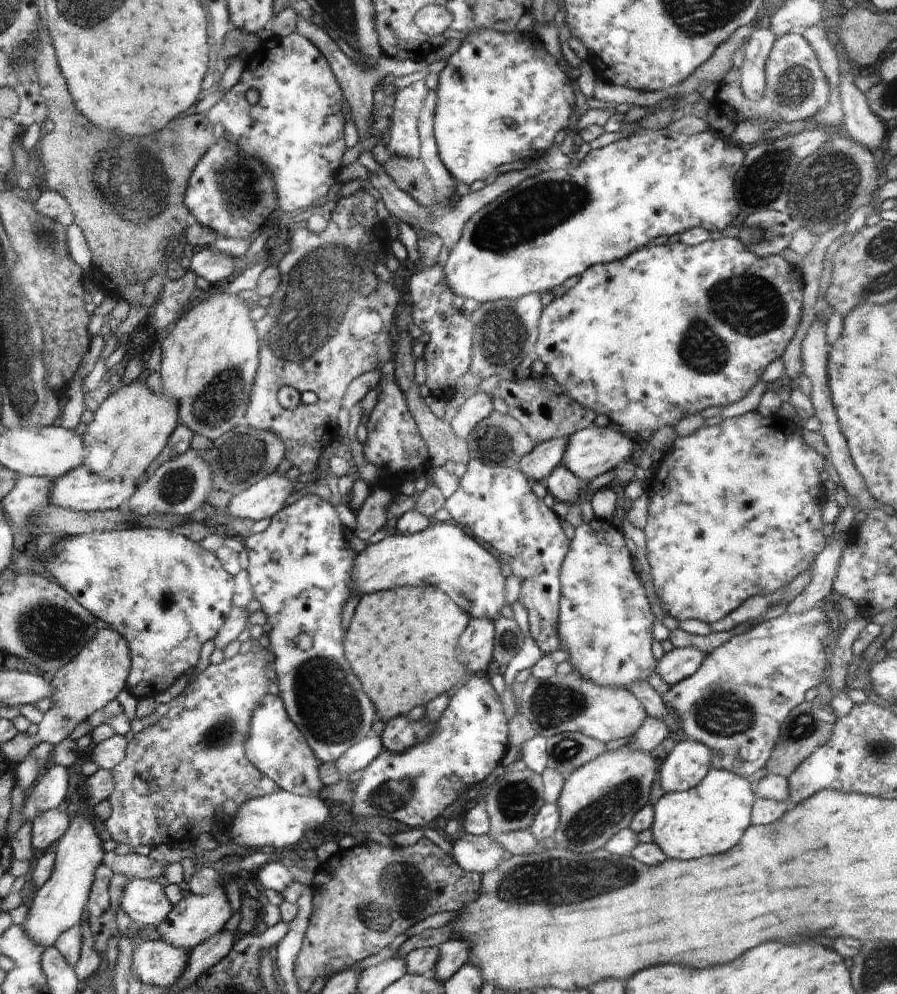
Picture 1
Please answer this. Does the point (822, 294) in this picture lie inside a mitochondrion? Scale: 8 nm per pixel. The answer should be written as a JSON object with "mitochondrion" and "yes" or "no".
{"mitochondrion":"no"}

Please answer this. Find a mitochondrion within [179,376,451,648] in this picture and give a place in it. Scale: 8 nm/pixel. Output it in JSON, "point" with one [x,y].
{"point":[243,457]}

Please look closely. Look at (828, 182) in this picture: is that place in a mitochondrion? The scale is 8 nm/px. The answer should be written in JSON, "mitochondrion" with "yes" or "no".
{"mitochondrion":"yes"}

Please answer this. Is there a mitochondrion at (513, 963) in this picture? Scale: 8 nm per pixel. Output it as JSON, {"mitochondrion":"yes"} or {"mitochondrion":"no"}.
{"mitochondrion":"no"}

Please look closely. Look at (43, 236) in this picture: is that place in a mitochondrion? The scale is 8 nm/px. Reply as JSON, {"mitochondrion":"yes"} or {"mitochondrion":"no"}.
{"mitochondrion":"yes"}

